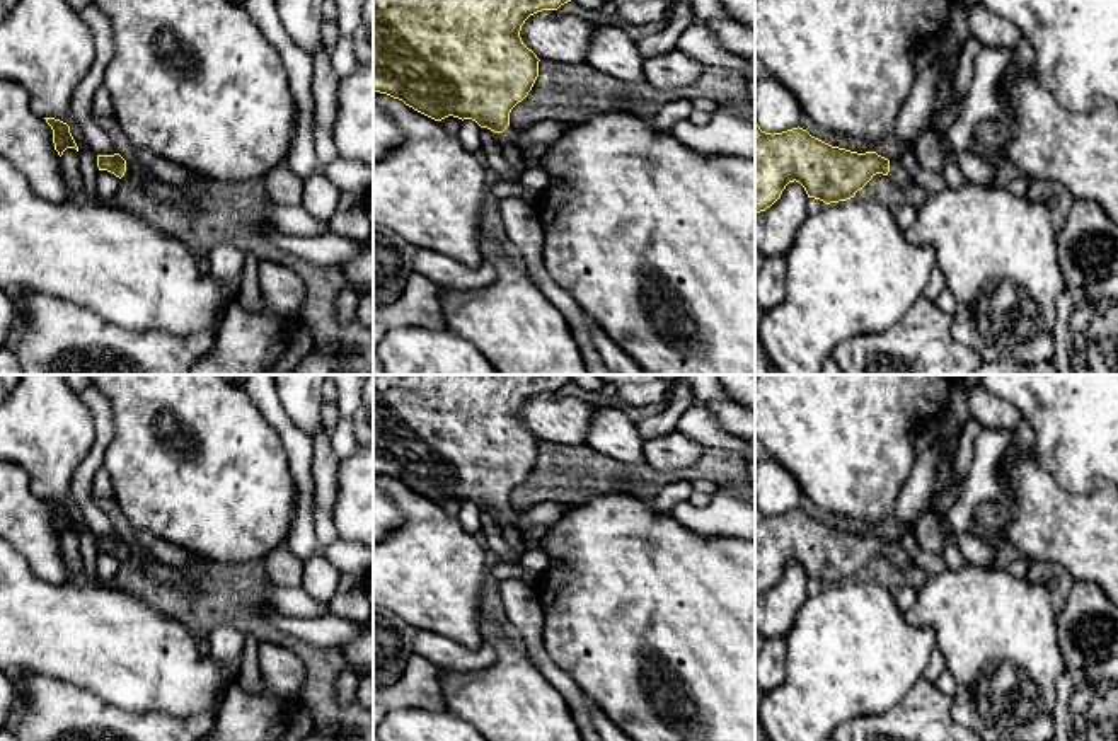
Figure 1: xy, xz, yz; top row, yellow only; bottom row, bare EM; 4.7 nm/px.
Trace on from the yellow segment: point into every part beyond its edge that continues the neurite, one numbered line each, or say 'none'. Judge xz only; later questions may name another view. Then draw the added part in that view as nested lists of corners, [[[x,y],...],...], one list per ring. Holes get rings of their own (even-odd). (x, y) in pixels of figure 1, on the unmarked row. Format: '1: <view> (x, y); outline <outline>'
1: xz (532, 535); outline [[[508,508],[503,514],[498,514],[498,521],[501,525],[518,528],[522,531],[527,549],[539,549],[540,542],[549,531],[549,526],[527,525],[525,520],[522,518],[522,513],[515,511],[513,508]]]

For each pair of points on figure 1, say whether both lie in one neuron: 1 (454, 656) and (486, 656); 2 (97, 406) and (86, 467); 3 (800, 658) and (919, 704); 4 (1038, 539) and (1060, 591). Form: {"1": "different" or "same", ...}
{"1": "same", "2": "same", "3": "different", "4": "different"}

